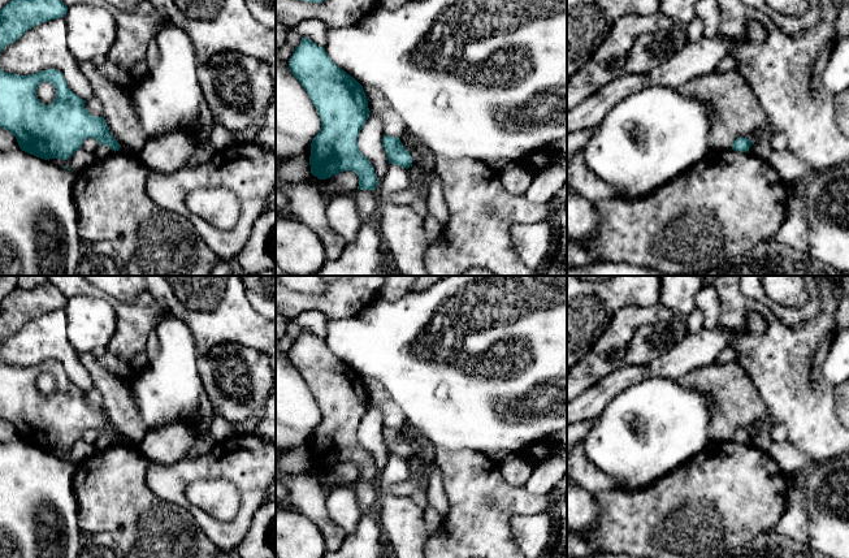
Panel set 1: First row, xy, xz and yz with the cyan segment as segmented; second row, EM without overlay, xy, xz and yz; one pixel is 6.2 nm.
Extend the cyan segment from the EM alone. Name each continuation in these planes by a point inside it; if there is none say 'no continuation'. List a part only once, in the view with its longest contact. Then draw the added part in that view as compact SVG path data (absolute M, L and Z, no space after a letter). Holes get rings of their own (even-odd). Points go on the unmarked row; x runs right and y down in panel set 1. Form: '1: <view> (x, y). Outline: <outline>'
no continuation

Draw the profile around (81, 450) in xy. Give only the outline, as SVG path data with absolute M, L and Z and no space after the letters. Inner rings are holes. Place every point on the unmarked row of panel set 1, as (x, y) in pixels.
M79 440L68 451L49 450L48 453L57 458L66 458L74 464L78 464L94 455L96 453L96 449L94 445Z

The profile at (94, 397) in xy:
M96 388L87 392L85 394L85 399L88 402L91 407L96 407L96 408L103 407L103 397L101 397L101 393Z

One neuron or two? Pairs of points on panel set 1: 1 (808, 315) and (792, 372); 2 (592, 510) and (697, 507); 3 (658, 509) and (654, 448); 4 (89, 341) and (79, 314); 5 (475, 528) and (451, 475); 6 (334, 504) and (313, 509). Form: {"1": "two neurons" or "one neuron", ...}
{"1": "two neurons", "2": "two neurons", "3": "two neurons", "4": "one neuron", "5": "one neuron", "6": "two neurons"}

